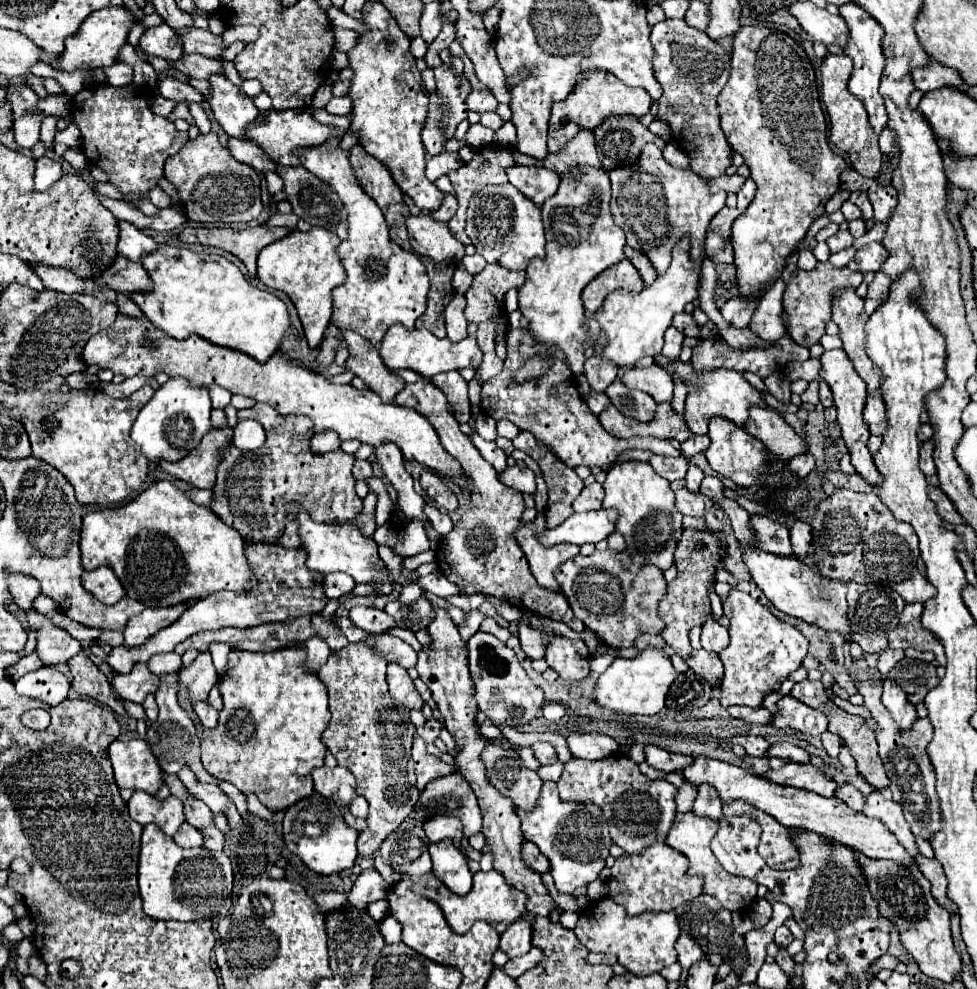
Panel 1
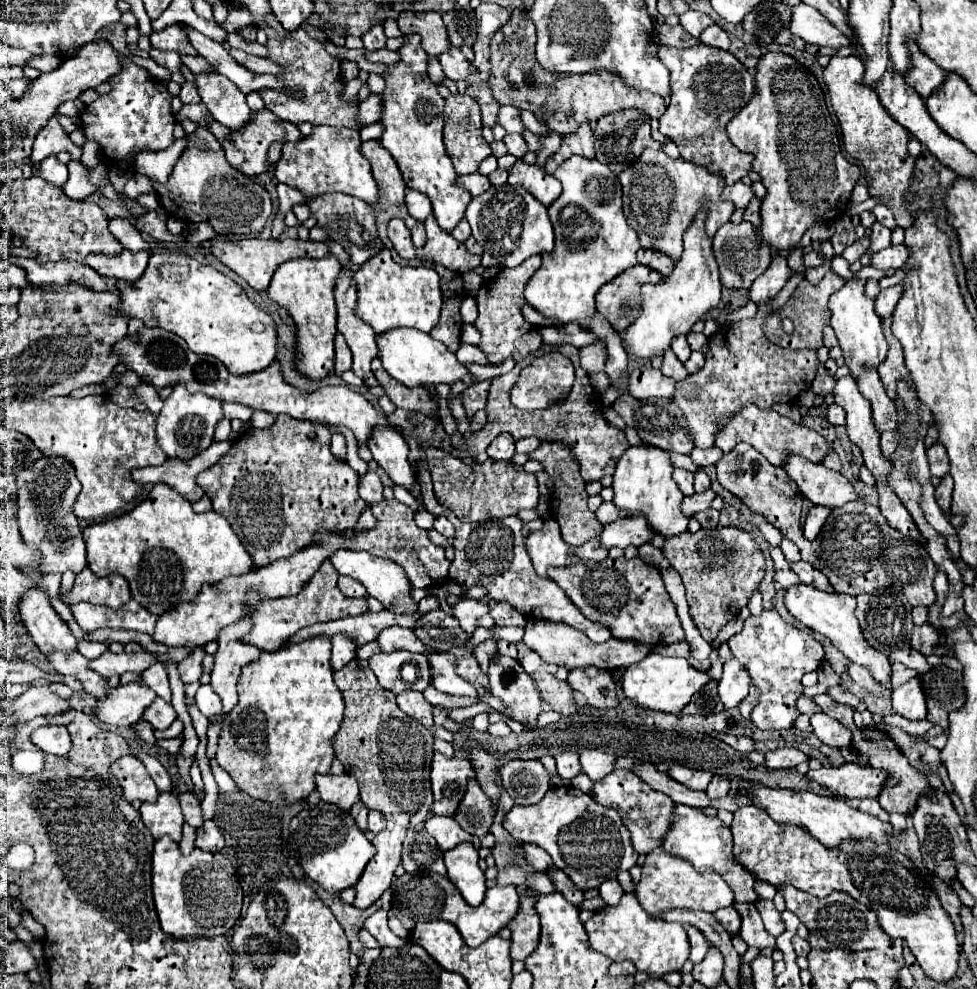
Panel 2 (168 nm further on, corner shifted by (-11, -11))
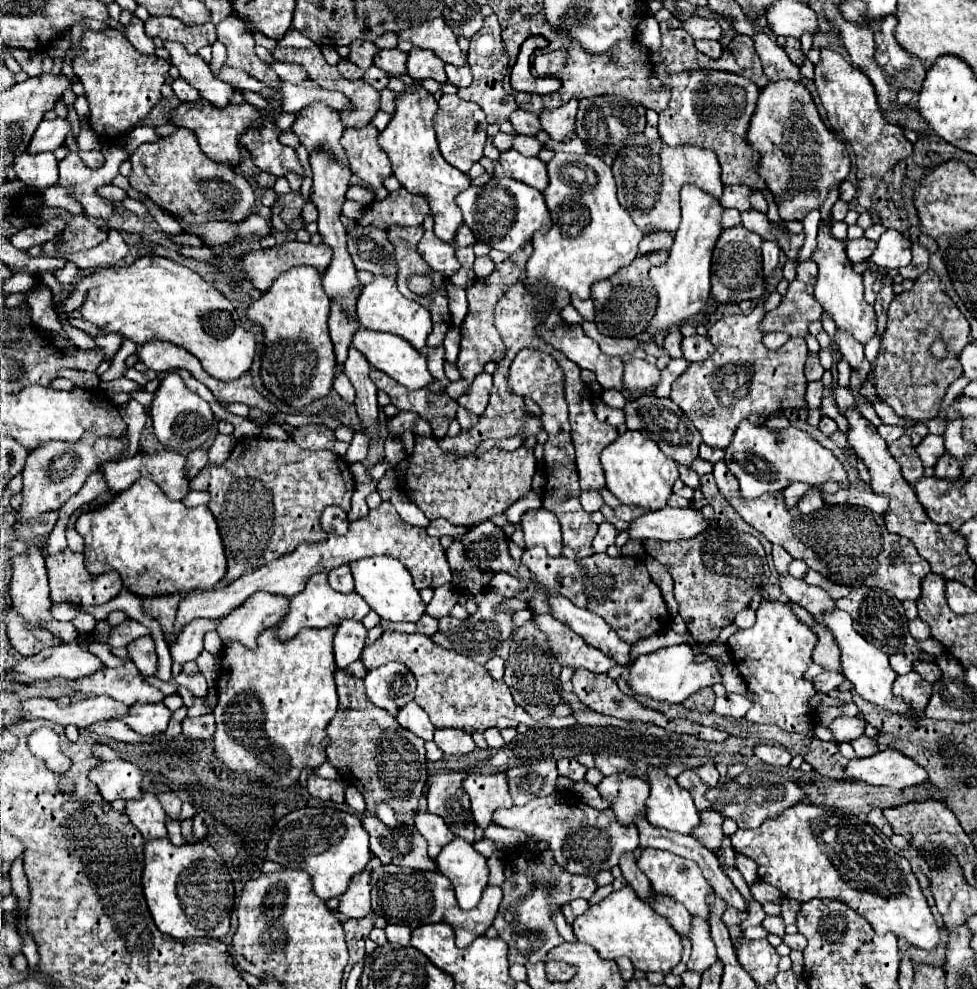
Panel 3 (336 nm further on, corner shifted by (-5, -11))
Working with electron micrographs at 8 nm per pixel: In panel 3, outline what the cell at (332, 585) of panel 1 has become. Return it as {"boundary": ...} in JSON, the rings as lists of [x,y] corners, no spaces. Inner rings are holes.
{"boundary":[[[342,564],[342,566],[338,566],[336,570],[330,570],[328,580],[330,580],[330,586],[332,586],[334,590],[338,590],[338,592],[348,594],[348,592],[354,590],[354,578],[352,578],[352,574],[350,574],[348,564]]]}

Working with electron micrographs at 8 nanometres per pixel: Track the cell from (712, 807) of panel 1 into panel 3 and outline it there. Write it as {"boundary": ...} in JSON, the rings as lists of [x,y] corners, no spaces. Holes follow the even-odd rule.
{"boundary":[[[704,764],[700,768],[696,768],[696,774],[702,778],[704,784],[708,786],[716,786],[718,784],[718,770],[714,764]]]}

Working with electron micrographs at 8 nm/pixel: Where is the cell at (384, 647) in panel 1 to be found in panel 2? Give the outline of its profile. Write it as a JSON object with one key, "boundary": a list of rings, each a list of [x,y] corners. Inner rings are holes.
{"boundary":[[[398,650],[394,654],[380,652],[370,658],[370,668],[378,678],[378,684],[384,690],[390,690],[394,694],[400,694],[406,690],[424,692],[424,688],[430,686],[430,668],[428,668],[428,660],[424,654],[412,654],[406,650]],[[404,664],[414,664],[418,668],[416,680],[412,684],[408,684],[400,678]]]}

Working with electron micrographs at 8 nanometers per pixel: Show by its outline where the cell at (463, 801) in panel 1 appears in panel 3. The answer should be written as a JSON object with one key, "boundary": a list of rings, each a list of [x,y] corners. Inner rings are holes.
{"boundary":[[[470,774],[462,786],[470,796],[474,822],[482,830],[488,828],[494,810],[512,806],[504,774]]]}

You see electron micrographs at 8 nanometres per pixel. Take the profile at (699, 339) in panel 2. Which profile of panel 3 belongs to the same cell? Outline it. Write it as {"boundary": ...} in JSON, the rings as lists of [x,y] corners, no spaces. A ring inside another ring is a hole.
{"boundary":[[[694,334],[694,336],[682,340],[682,352],[684,352],[686,360],[698,362],[698,360],[710,358],[714,354],[714,346],[712,346],[712,342],[706,336]]]}

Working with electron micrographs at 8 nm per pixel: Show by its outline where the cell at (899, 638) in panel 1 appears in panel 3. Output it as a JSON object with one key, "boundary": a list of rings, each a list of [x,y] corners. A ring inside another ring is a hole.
{"boundary":[[[916,618],[916,620],[910,622],[910,634],[912,634],[912,638],[916,642],[922,642],[922,640],[928,640],[930,638],[930,628],[920,618]]]}

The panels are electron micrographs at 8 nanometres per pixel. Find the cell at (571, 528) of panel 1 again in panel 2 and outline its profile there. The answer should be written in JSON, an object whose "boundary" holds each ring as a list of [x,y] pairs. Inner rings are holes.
{"boundary":[[[644,514],[630,516],[630,518],[620,518],[618,522],[606,524],[600,542],[606,548],[618,546],[618,548],[628,548],[628,546],[642,546],[650,542],[656,536],[656,532],[648,526],[648,520]]]}

